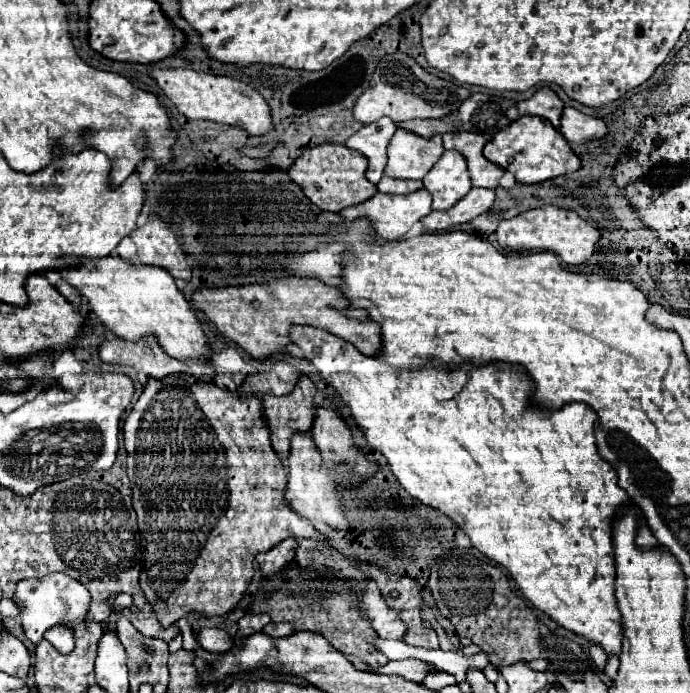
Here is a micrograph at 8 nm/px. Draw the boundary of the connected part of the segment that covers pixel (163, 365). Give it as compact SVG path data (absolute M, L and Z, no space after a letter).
M107 339L99 345L99 357L105 363L123 363L133 365L149 377L163 379L173 373L187 373L189 367L171 359L155 339L139 339L139 343L127 343L125 339Z

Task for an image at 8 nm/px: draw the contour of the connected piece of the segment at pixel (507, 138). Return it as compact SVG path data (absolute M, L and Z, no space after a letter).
M521 117L513 121L485 145L483 155L505 171L511 171L519 183L541 183L559 175L575 173L581 167L581 159L573 153L567 139L563 139L547 119L539 117Z

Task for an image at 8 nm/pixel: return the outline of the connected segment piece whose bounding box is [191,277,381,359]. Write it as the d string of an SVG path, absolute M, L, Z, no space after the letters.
M277 277L251 285L225 285L225 287L201 287L191 295L193 305L203 311L217 331L235 341L251 357L263 359L277 353L279 347L289 343L287 329L291 323L311 325L325 329L345 341L353 343L361 353L375 355L379 351L379 325L367 319L361 309L349 309L347 299L339 289L307 277Z

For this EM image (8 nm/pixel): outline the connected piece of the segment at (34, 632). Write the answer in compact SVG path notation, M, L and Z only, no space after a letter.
M51 573L41 579L33 577L33 579L19 581L17 593L13 599L19 609L19 619L21 619L23 631L33 645L39 645L39 641L43 639L43 633L49 627L59 625L63 619L77 619L77 617L87 615L89 603L91 603L91 595L89 595L87 587L83 587L81 581L77 581L69 575L63 575L63 573Z

